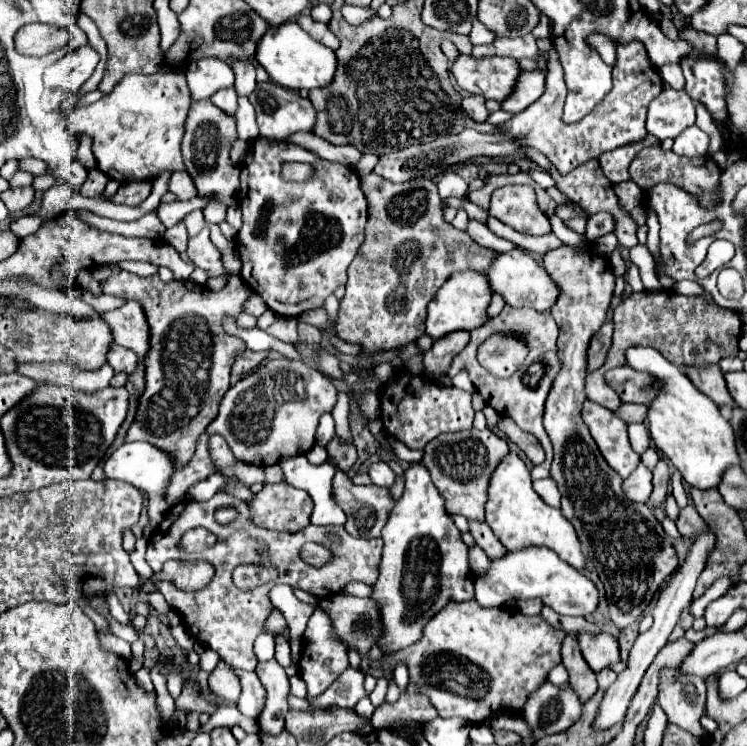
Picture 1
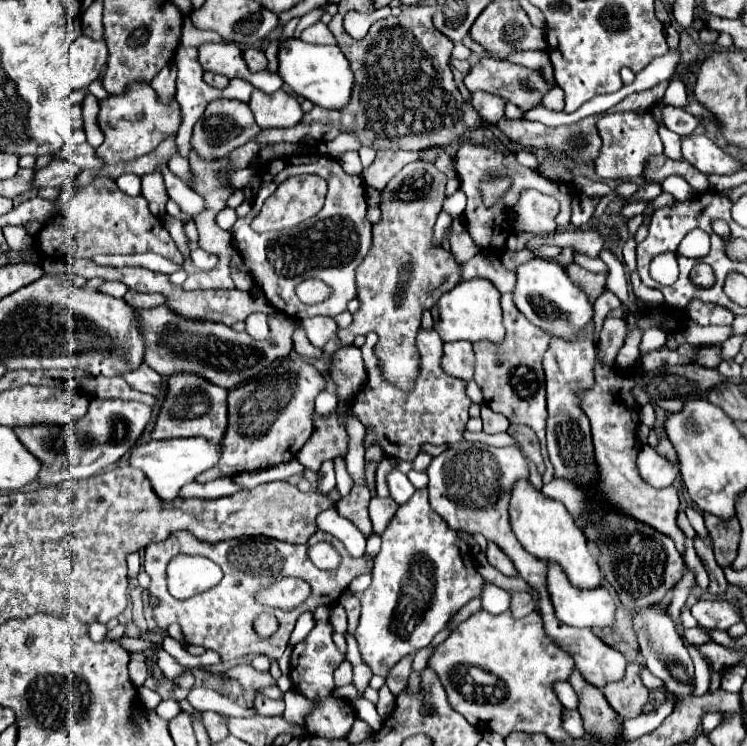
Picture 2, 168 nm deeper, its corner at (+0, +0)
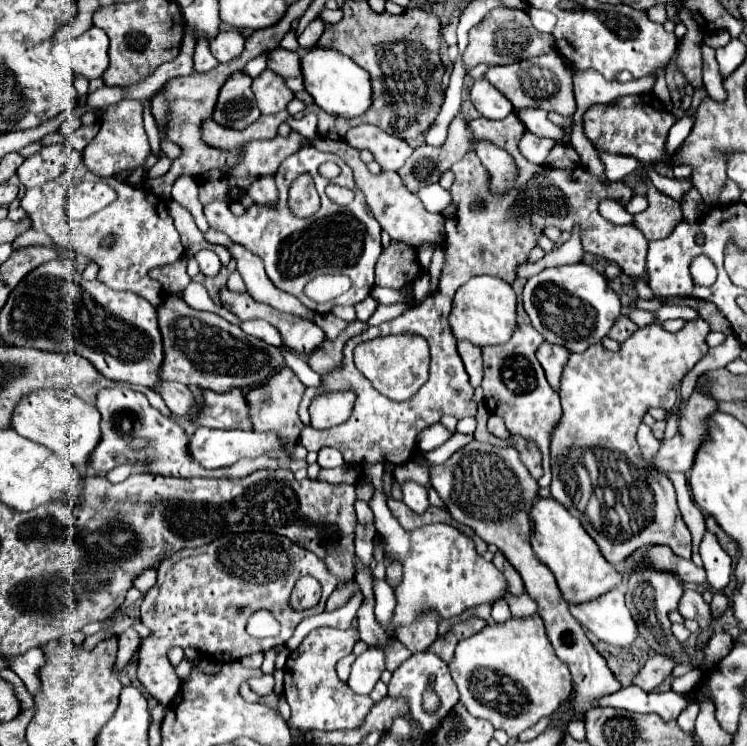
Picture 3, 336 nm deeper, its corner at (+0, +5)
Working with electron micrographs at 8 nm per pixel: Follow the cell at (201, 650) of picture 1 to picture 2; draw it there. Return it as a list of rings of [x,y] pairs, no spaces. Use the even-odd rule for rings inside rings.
[[[257,694],[255,708],[263,716],[281,716],[283,708],[285,708],[285,702],[283,700],[271,700],[271,698],[265,698],[265,696]]]

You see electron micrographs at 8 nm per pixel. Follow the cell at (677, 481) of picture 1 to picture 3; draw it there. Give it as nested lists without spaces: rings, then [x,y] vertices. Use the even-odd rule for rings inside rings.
[[[707,529],[703,535],[703,541],[699,545],[699,555],[703,559],[705,571],[707,571],[707,583],[711,589],[719,591],[729,583],[731,575],[731,557],[723,553],[721,545],[717,543],[717,537]]]

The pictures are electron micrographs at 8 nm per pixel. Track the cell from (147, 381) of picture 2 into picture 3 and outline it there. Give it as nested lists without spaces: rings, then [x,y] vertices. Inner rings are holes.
[[[159,381],[159,383],[153,385],[151,389],[163,397],[163,401],[167,403],[167,407],[169,407],[171,413],[175,413],[175,415],[185,415],[185,413],[189,413],[189,409],[191,409],[193,403],[195,403],[191,391],[189,391],[185,385],[181,385],[181,383]]]

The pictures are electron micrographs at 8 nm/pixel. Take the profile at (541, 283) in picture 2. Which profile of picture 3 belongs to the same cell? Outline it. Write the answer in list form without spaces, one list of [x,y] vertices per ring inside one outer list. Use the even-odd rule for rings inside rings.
[[[585,263],[557,265],[533,275],[523,289],[523,307],[545,341],[563,345],[573,353],[581,353],[601,341],[621,313],[621,301],[609,289],[605,275]]]

